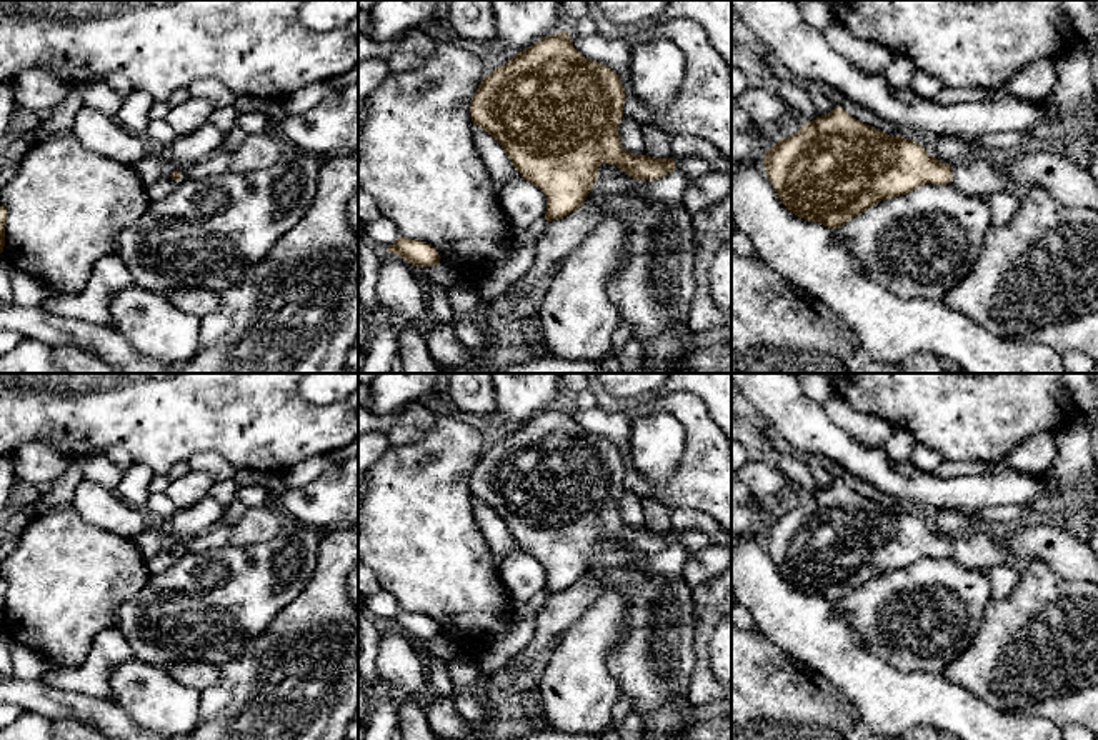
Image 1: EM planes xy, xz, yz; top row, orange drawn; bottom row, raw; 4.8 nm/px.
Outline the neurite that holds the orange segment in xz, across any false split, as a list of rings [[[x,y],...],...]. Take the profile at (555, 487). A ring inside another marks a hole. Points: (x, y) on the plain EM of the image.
[[[560,405],[535,415],[487,448],[472,470],[470,490],[502,518],[523,553],[545,567],[545,592],[551,595],[585,577],[603,535],[636,553],[658,553],[675,545],[675,532],[633,528],[621,520],[618,498],[623,478],[620,450],[606,438],[585,432],[570,407]]]

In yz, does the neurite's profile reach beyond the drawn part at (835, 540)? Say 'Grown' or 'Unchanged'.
Unchanged

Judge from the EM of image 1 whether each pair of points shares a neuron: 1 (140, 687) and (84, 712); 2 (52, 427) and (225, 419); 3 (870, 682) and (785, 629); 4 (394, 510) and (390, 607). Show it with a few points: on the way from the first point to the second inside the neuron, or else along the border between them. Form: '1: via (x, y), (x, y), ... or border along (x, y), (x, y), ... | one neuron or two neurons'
1: border along (115, 700), (135, 722) | two neurons
2: via (95, 419), (182, 419) | one neuron
3: via (848, 664), (807, 629) | one neuron
4: border along (382, 590), (387, 590), (402, 609) | two neurons

